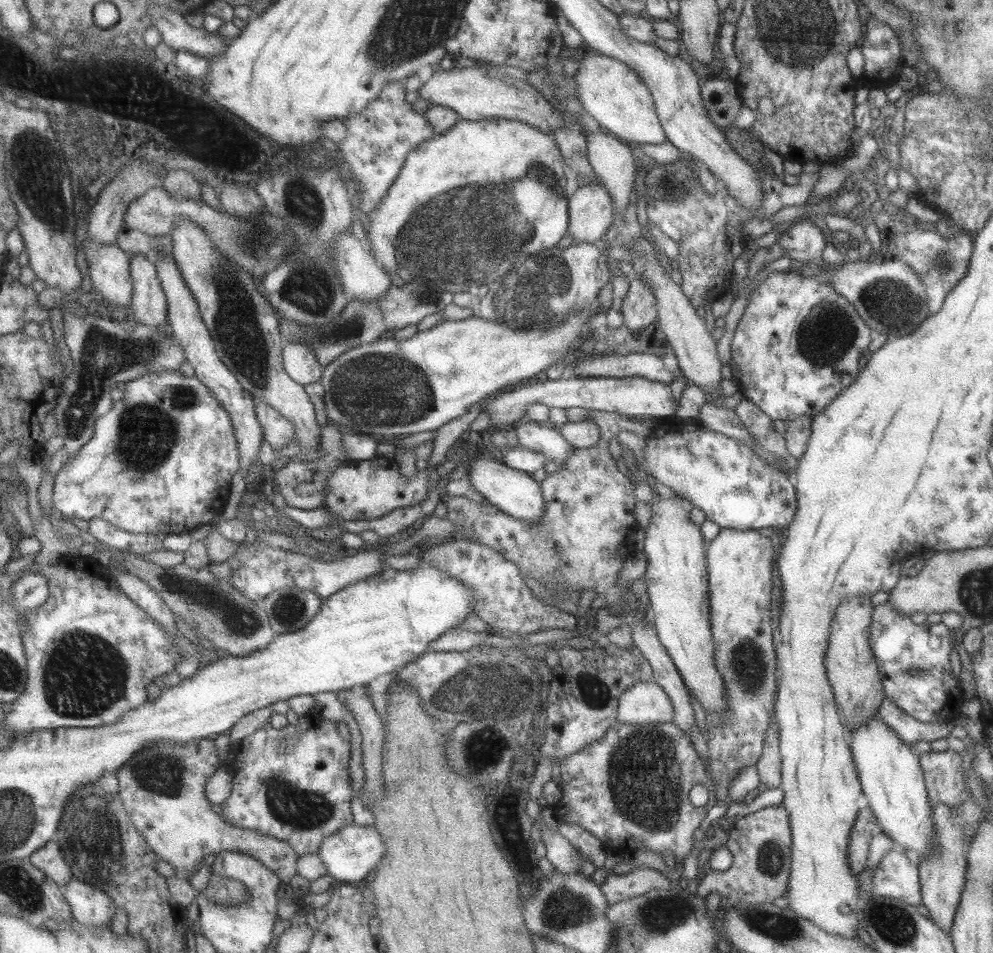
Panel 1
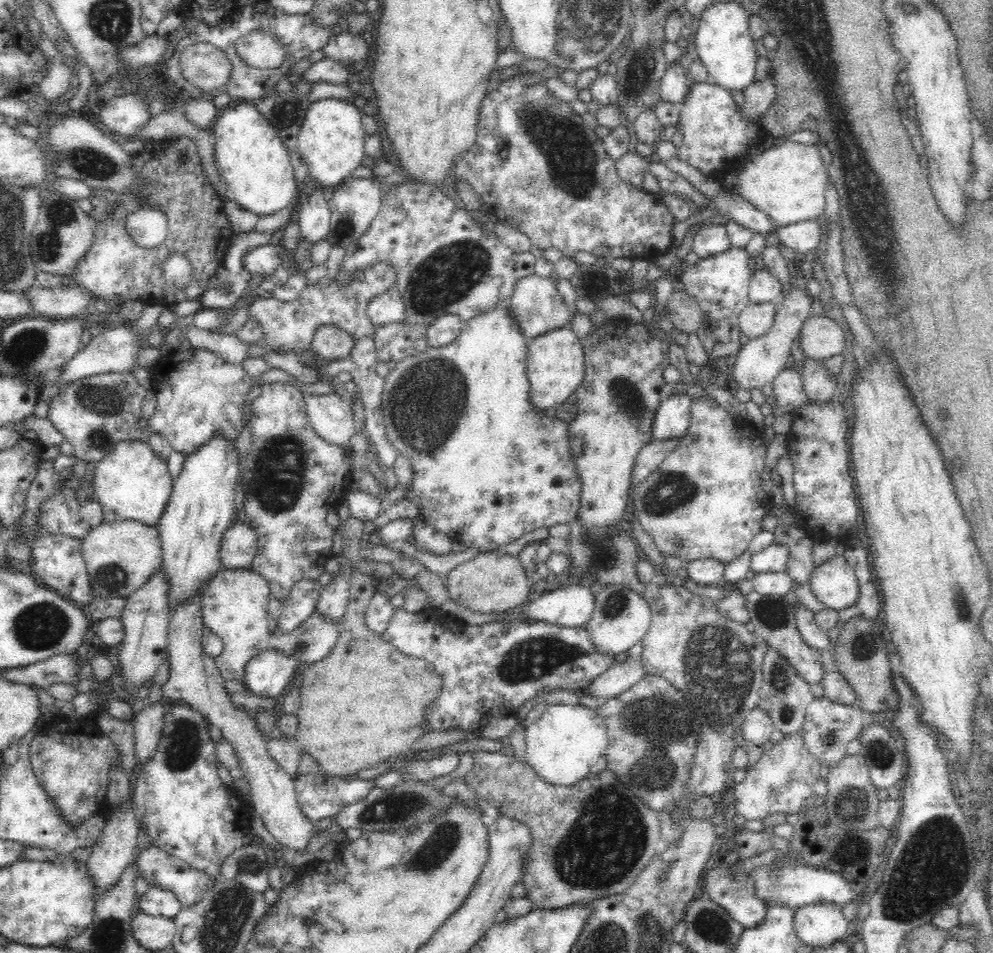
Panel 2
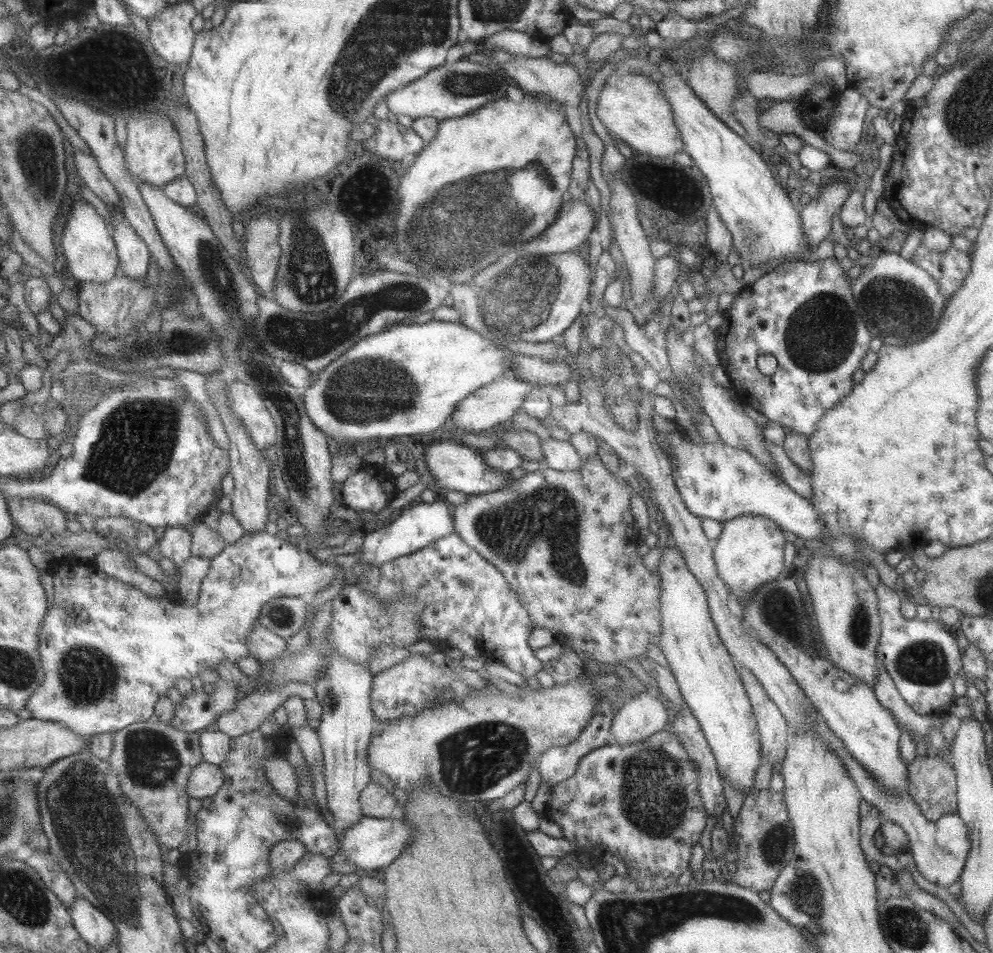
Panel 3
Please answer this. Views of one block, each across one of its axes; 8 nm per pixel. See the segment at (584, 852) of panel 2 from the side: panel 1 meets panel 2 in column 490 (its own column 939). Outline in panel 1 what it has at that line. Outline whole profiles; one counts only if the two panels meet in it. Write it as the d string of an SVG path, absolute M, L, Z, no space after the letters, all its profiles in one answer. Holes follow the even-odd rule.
M948 749L918 755L932 809L937 804L957 807L969 798L963 783L960 755Z

